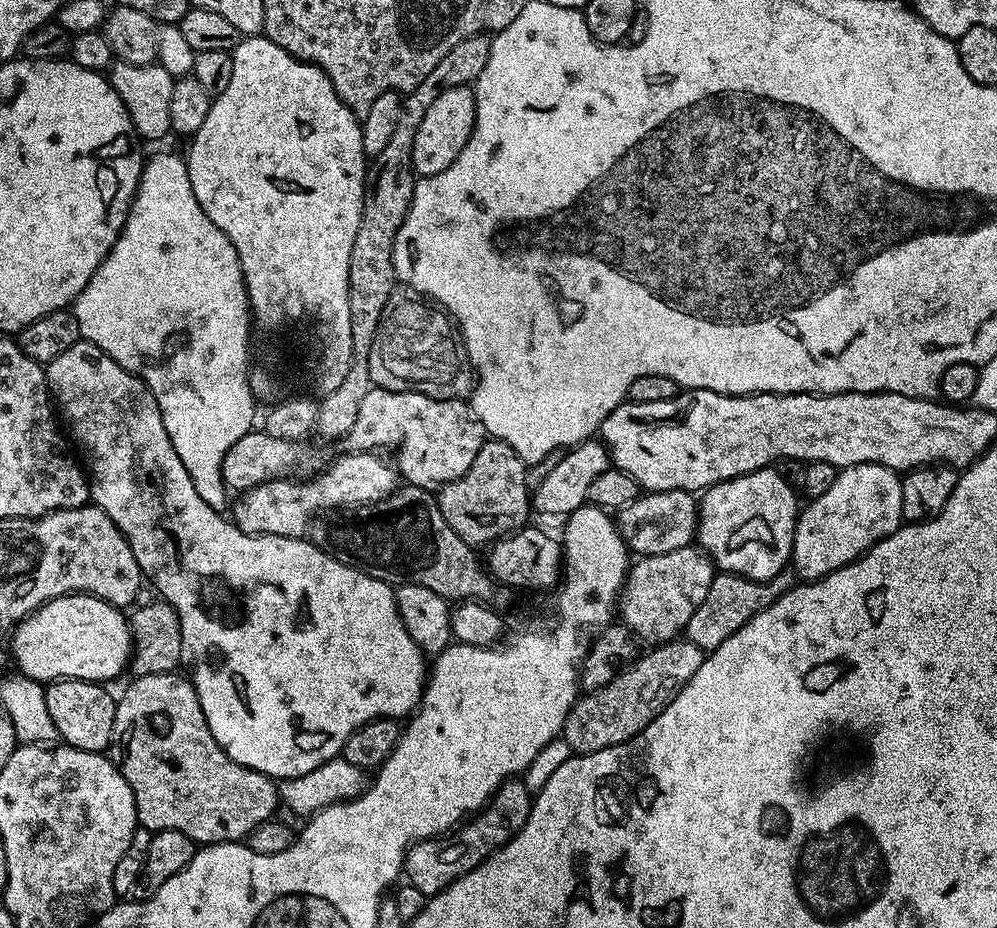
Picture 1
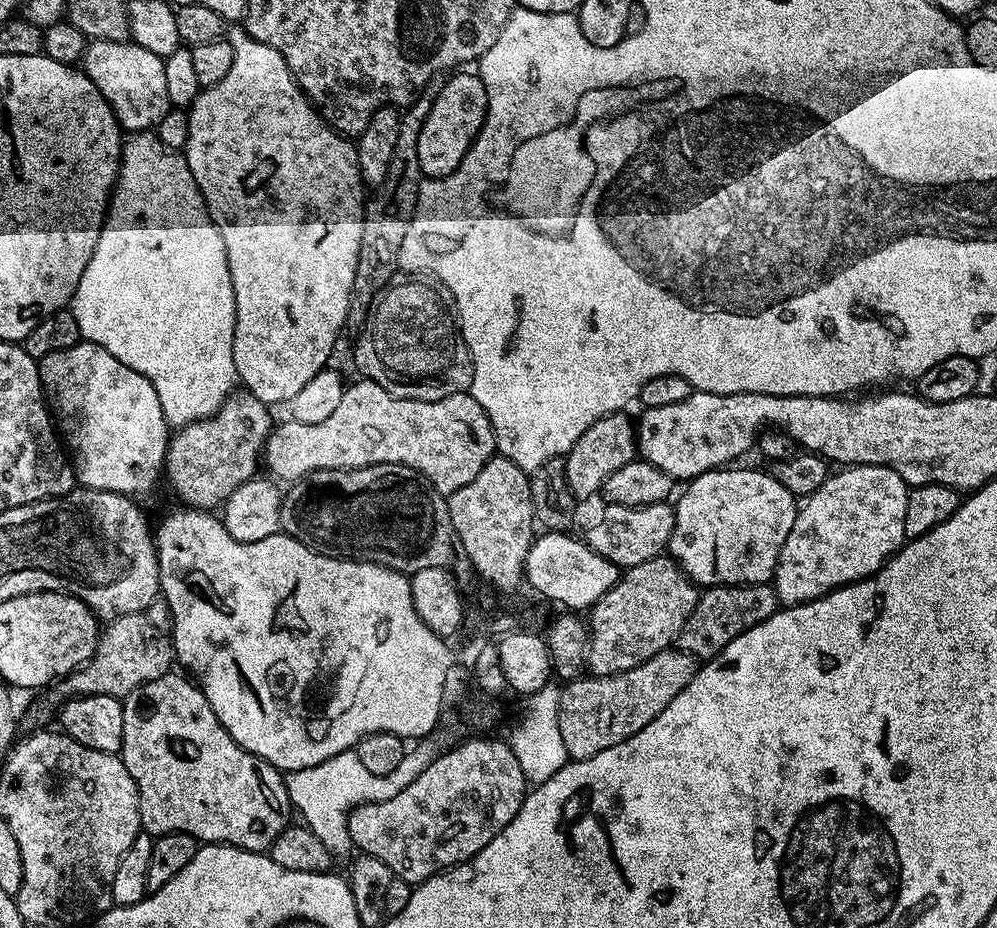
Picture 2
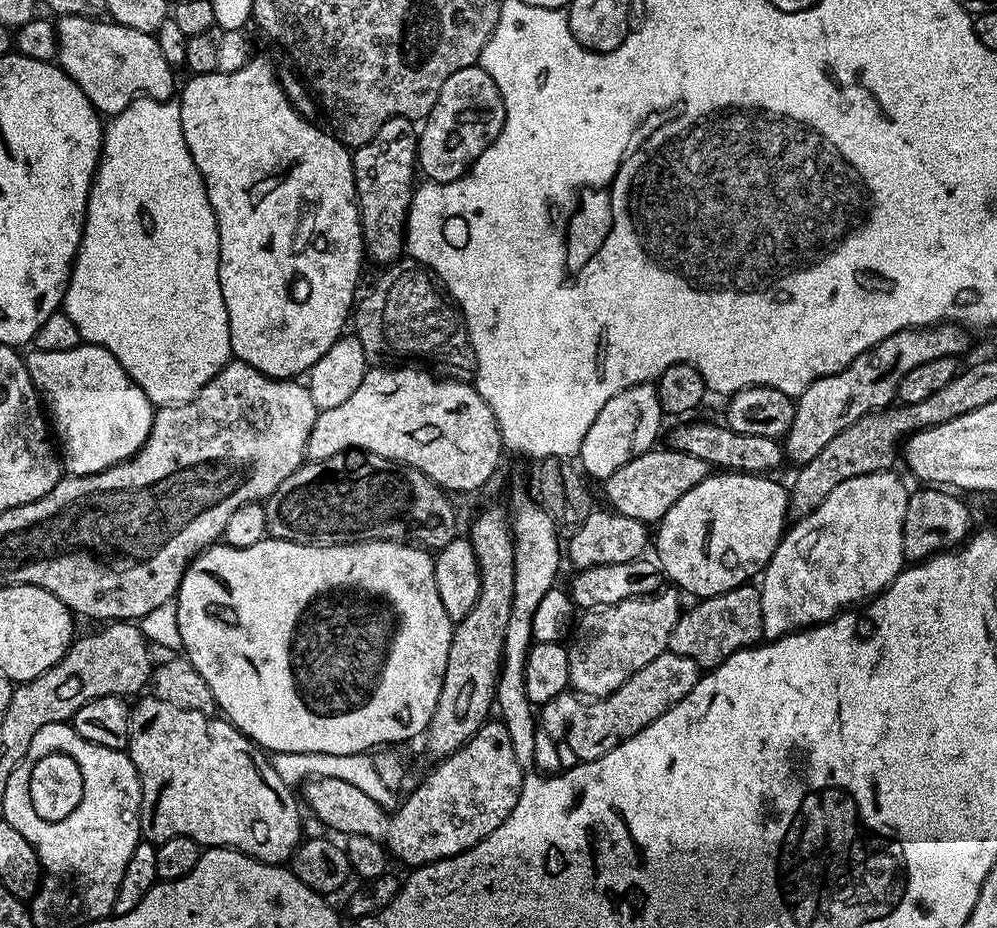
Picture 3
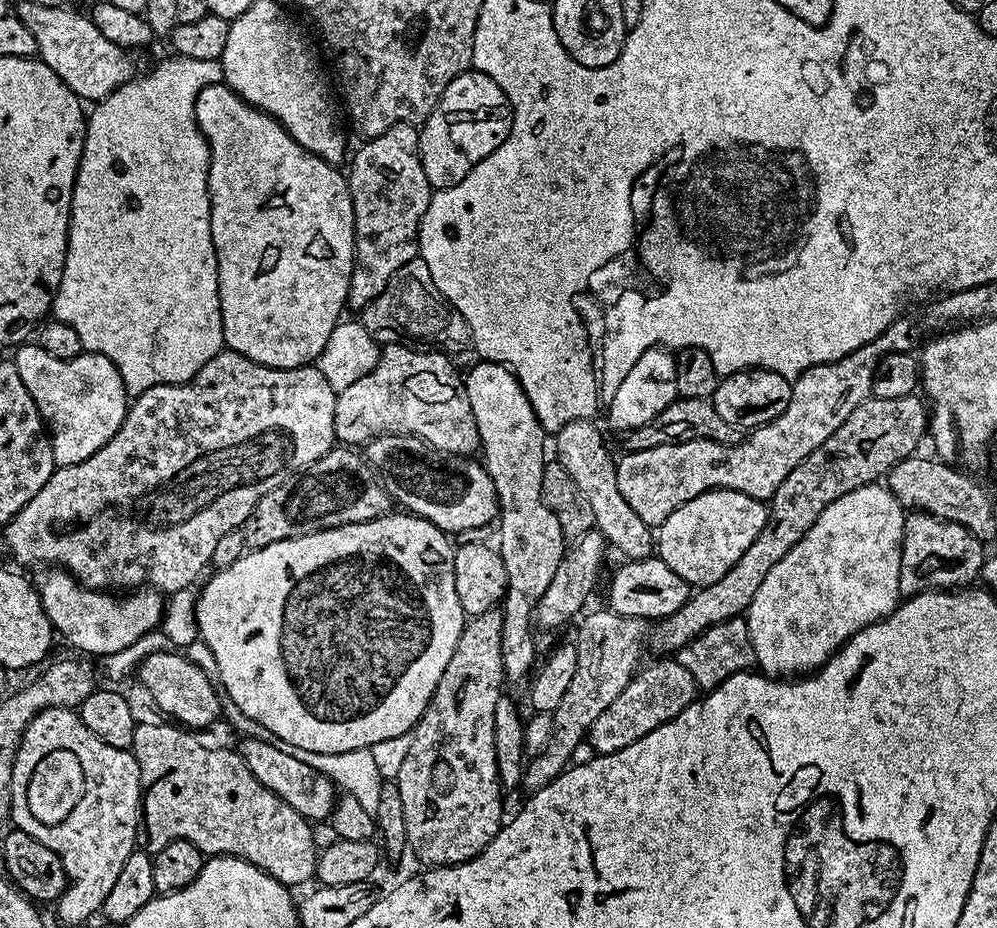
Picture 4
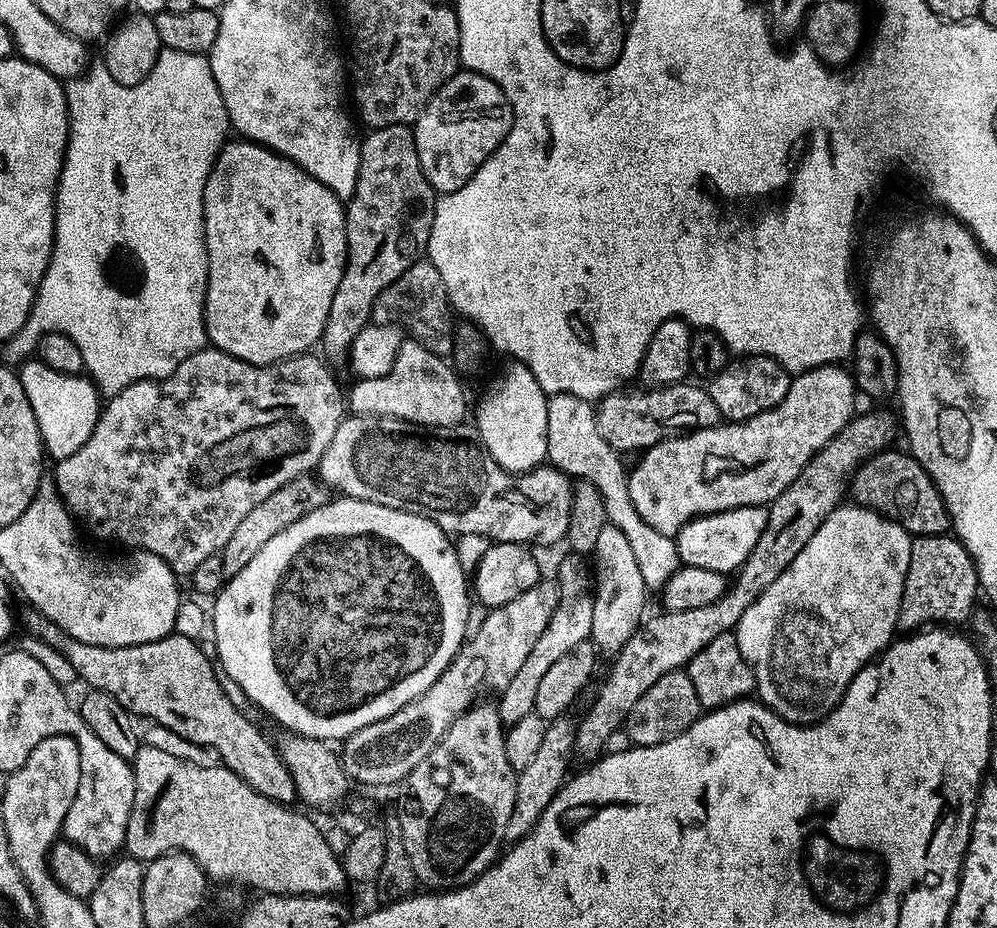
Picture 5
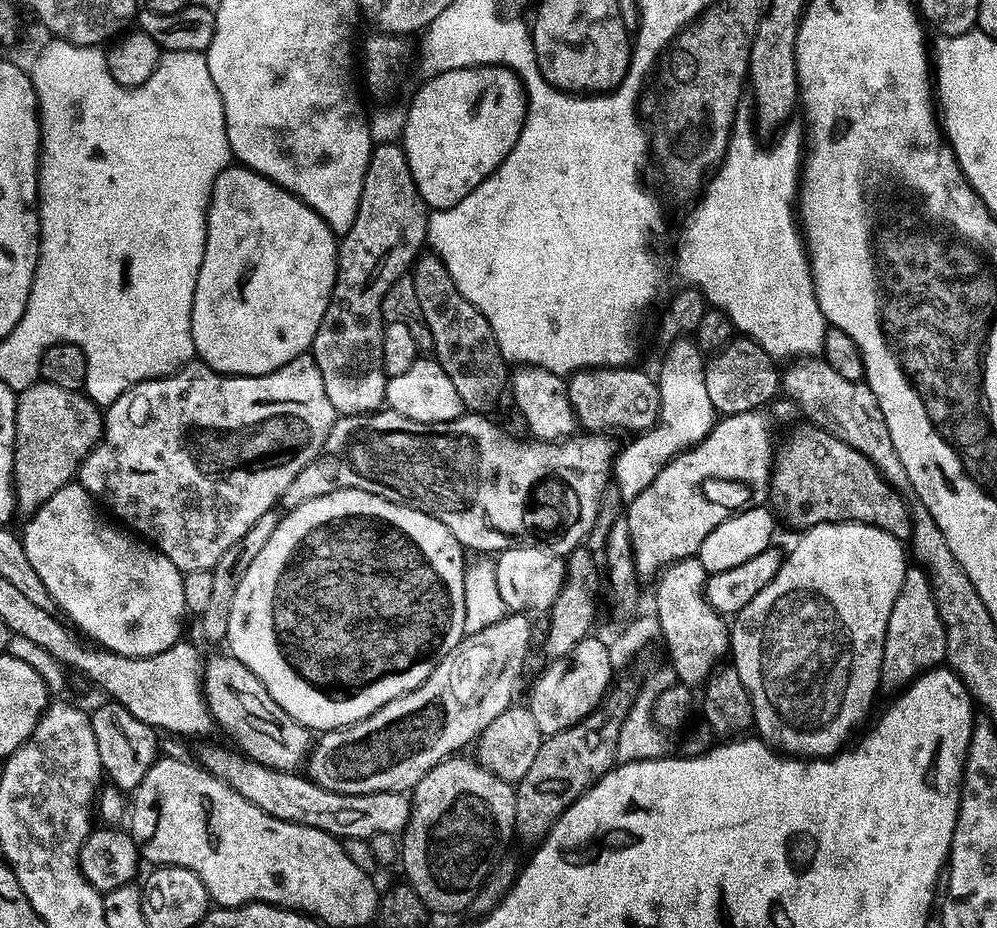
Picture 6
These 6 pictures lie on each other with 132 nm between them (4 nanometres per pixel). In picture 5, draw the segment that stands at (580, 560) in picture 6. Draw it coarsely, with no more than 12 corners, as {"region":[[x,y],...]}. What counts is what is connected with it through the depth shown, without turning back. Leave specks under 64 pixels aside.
{"region":[[568,552],[554,614],[496,705],[505,727],[535,711],[543,675],[590,638],[593,573]]}

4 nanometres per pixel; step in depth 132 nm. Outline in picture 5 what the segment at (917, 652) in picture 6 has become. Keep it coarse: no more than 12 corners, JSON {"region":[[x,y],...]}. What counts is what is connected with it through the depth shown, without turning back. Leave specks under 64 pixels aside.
{"region":[[955,535],[910,546],[899,627],[960,626],[980,579]]}

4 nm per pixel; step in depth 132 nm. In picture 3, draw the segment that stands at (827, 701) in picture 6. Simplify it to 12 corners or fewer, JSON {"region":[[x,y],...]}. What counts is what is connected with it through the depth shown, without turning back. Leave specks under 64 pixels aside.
{"region":[[850,478],[785,531],[758,584],[768,640],[879,596],[910,492]]}

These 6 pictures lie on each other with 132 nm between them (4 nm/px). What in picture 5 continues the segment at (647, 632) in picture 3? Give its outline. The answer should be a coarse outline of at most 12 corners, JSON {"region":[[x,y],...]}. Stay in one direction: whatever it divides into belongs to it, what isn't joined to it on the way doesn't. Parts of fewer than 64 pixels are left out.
{"region":[[545,727],[534,762],[519,769],[505,841],[531,836],[564,787],[578,727]]}

